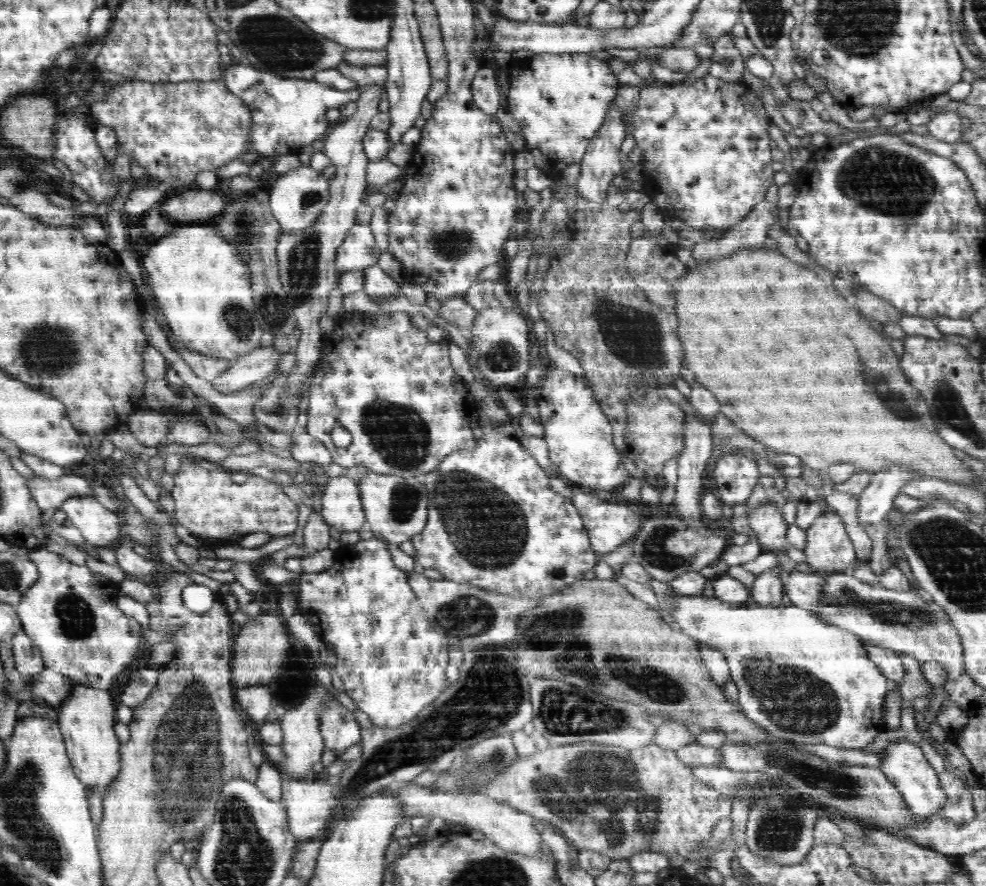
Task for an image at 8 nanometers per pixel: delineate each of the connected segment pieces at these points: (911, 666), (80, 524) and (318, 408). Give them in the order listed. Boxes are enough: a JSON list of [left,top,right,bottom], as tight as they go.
[[899,654,932,701],[60,496,123,546],[307,312,475,477]]

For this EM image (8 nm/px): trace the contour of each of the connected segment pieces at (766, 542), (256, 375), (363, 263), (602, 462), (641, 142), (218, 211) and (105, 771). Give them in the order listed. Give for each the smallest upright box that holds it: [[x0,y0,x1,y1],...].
[[747,501,788,551],[209,345,279,393],[335,224,381,272],[537,367,630,491],[633,76,775,230],[159,190,224,224],[57,682,121,794]]

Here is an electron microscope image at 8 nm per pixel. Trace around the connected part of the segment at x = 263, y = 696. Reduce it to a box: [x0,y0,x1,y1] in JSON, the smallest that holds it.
[234,684,272,727]

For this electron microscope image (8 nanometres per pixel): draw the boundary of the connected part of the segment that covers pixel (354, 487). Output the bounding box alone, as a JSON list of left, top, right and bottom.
[322,476,365,532]

